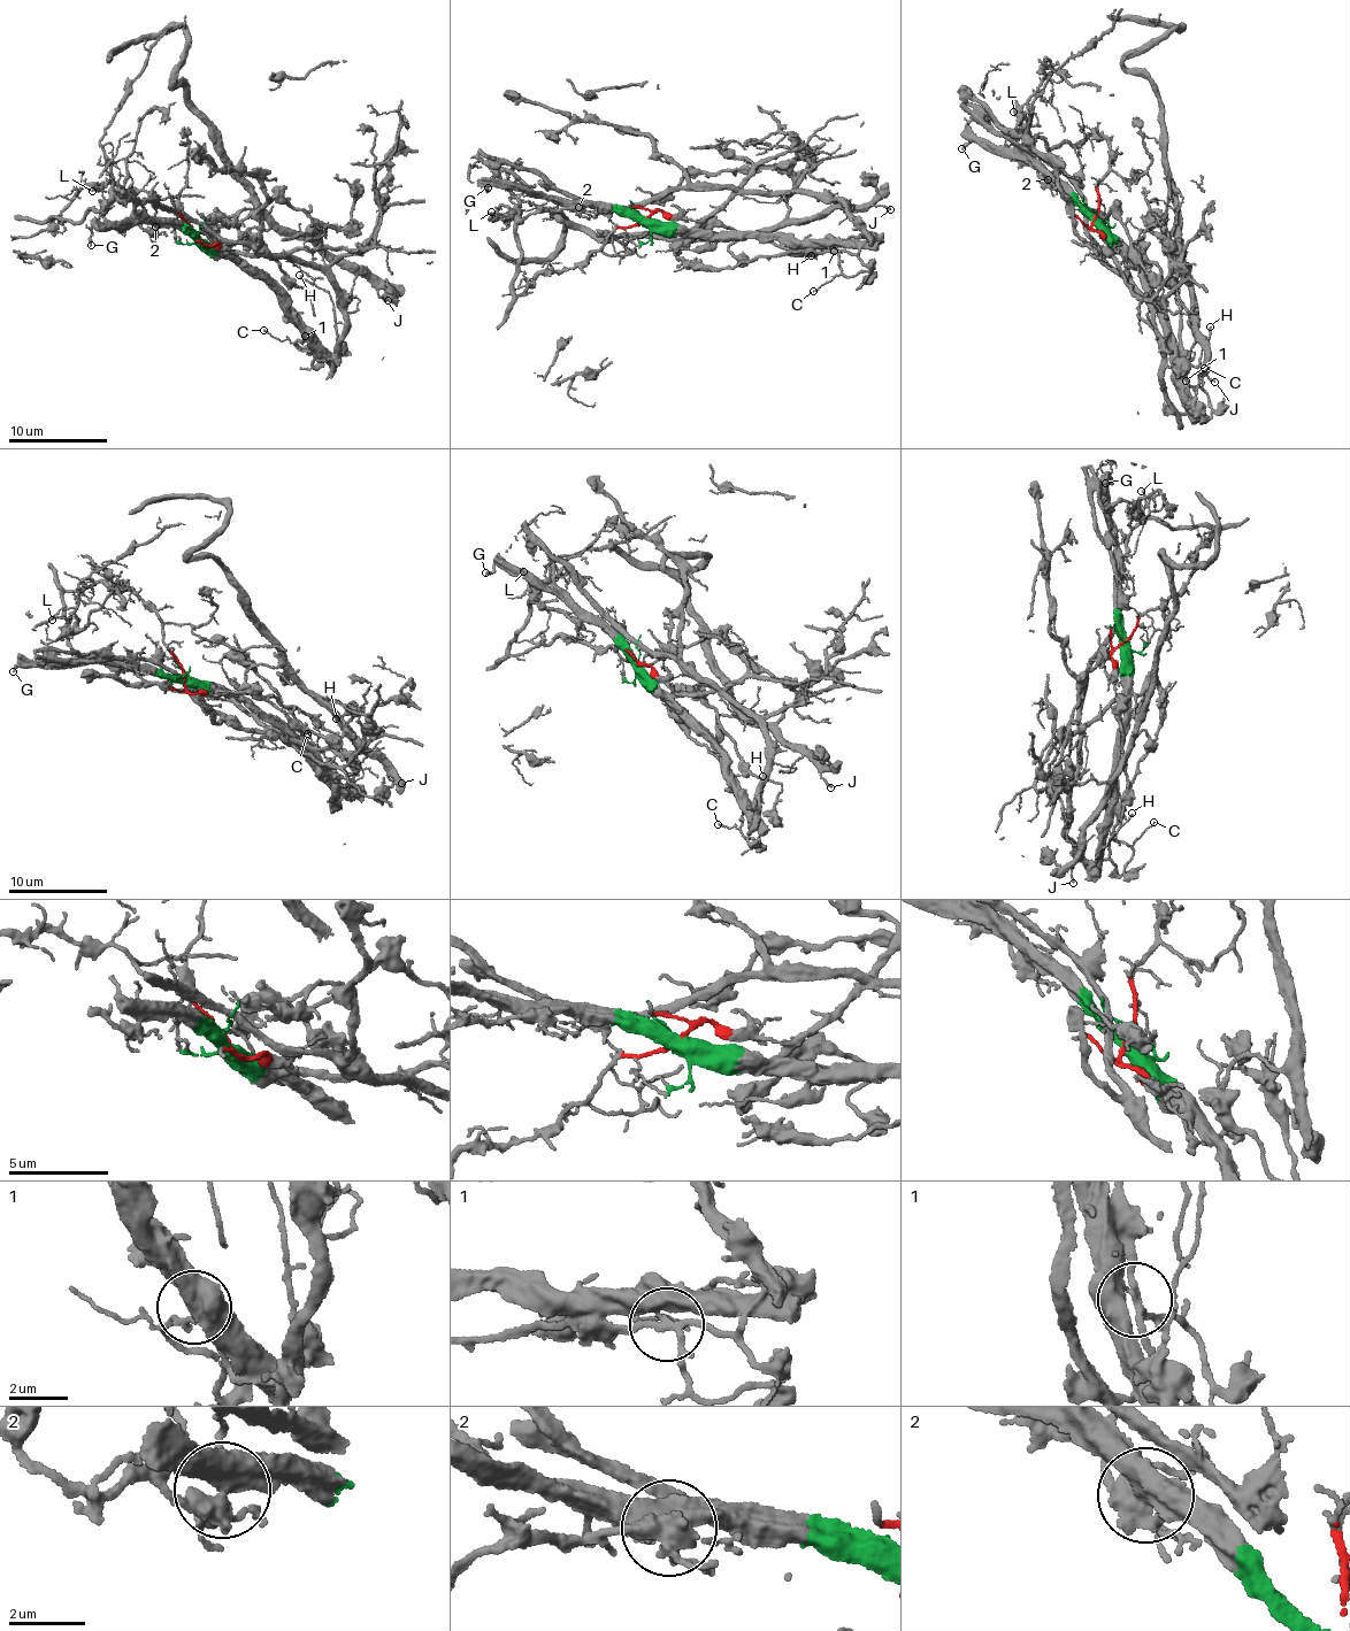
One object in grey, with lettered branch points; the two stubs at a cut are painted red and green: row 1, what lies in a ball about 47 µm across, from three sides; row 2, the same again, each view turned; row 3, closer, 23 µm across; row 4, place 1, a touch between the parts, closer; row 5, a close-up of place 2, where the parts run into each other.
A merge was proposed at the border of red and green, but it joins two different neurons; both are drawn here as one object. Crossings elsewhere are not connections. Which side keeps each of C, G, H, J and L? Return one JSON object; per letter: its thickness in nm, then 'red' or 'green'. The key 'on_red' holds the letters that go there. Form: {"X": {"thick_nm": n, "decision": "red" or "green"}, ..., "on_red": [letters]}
{"C": {"thick_nm": 110, "decision": "green"}, "G": {"thick_nm": 180, "decision": "green"}, "H": {"thick_nm": 140, "decision": "green"}, "J": {"thick_nm": 150, "decision": "green"}, "L": {"thick_nm": 110, "decision": "red"}, "on_red": ["L"]}

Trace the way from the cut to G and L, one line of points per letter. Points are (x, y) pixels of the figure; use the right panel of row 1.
G: (1095, 218), (1018, 156), (971, 137), (972, 143), (961, 148)
L: (1095, 218), (1110, 159), (1107, 141), (1092, 128), (1075, 146), (1049, 147), (1028, 137), (1028, 122), (1013, 112)

